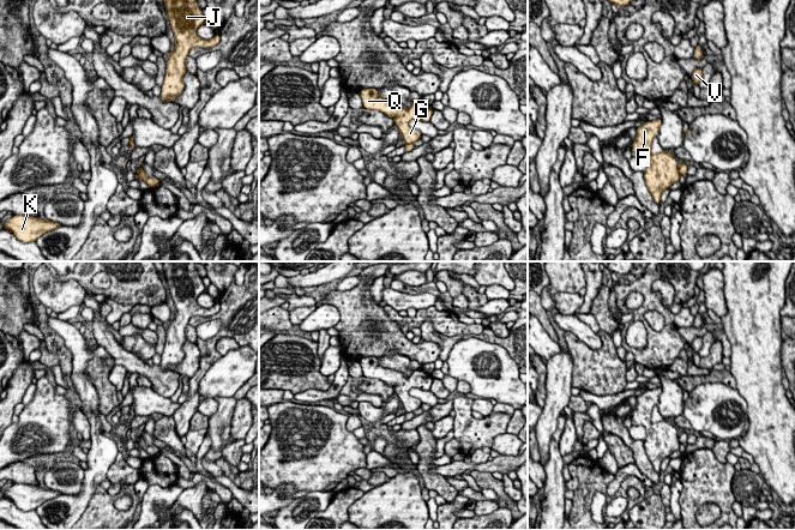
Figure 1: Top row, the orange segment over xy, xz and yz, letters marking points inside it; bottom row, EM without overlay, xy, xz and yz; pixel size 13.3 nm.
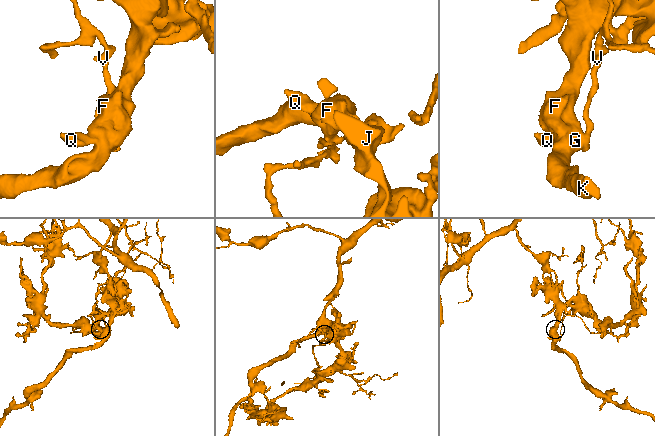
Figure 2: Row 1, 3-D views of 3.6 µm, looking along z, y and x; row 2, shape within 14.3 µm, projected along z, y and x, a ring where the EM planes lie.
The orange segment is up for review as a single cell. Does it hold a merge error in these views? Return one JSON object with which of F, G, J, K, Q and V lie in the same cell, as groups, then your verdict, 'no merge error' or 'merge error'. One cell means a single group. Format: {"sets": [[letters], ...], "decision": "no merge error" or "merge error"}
{"sets": [["F", "G", "J", "K", "Q"], ["V"]], "decision": "merge error"}

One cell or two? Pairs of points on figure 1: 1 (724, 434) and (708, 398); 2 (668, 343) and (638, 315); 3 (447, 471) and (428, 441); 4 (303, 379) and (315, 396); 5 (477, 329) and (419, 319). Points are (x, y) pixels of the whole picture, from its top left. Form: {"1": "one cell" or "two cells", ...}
{"1": "one cell", "2": "one cell", "3": "two cells", "4": "two cells", "5": "one cell"}

